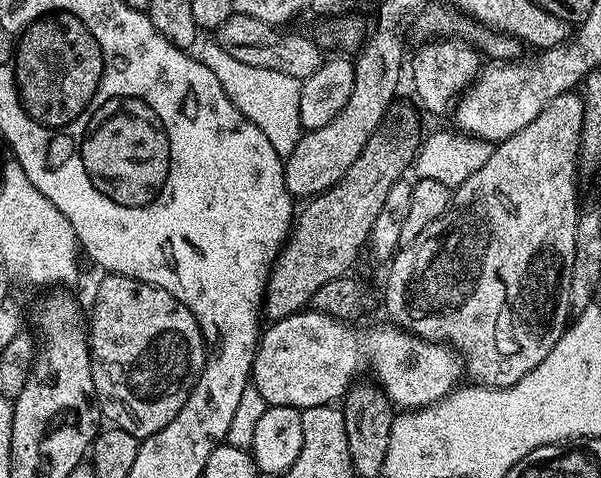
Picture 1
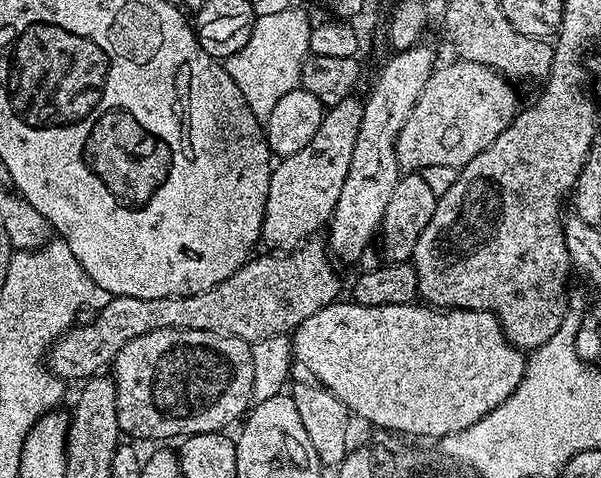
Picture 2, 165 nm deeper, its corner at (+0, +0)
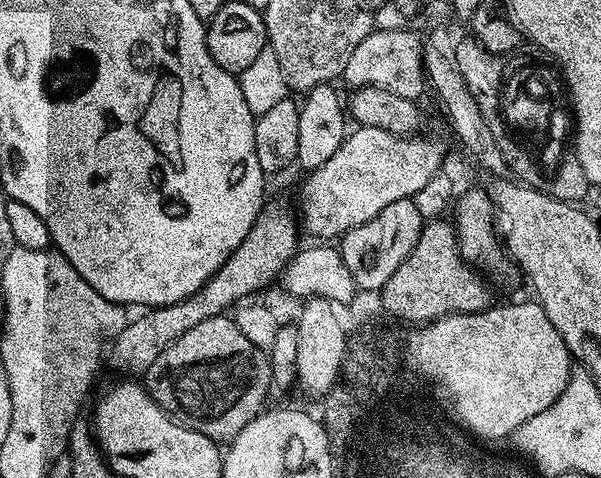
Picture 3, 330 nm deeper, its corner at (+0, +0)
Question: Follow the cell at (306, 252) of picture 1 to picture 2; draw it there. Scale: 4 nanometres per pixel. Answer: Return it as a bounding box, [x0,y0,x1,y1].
[46,238,340,382]

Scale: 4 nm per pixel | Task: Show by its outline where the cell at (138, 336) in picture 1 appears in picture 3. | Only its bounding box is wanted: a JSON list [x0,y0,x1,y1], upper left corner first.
[142,315,274,442]

